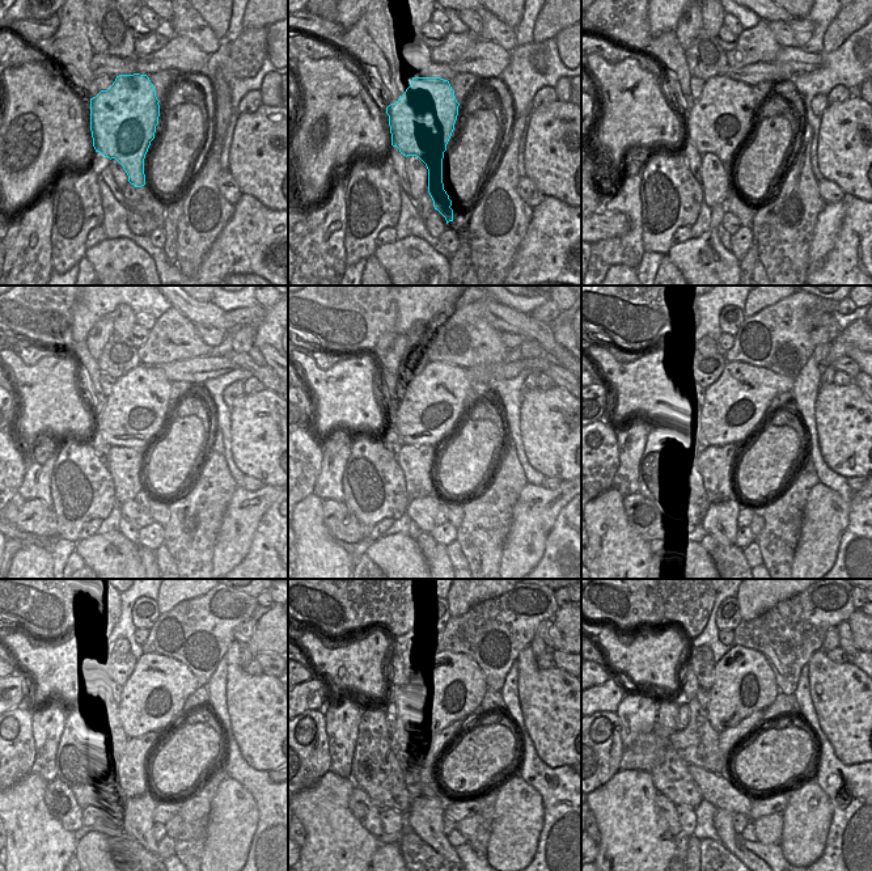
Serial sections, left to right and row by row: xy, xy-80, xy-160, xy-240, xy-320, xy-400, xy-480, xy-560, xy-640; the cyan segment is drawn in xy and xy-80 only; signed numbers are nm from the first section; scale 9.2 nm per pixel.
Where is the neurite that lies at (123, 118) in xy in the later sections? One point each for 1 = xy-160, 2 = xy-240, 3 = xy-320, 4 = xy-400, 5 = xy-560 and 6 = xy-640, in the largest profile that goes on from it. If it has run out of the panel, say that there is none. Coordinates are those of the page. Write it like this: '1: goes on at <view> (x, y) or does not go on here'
1: goes on at xy-160 (720, 119)
2: goes on at xy-240 (135, 413)
3: goes on at xy-320 (434, 402)
4: goes on at xy-400 (732, 406)
5: goes on at xy-560 (451, 685)
6: goes on at xy-640 (744, 683)

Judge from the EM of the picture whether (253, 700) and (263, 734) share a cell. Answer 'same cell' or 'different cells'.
same cell

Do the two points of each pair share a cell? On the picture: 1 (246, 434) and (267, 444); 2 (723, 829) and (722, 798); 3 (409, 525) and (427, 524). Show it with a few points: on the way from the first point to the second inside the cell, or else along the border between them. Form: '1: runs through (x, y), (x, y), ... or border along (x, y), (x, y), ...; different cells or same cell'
1: runs through (252, 434), (262, 442); same cell
2: border along (718, 807), (733, 812); different cells
3: border along (406, 512), (422, 532); different cells

